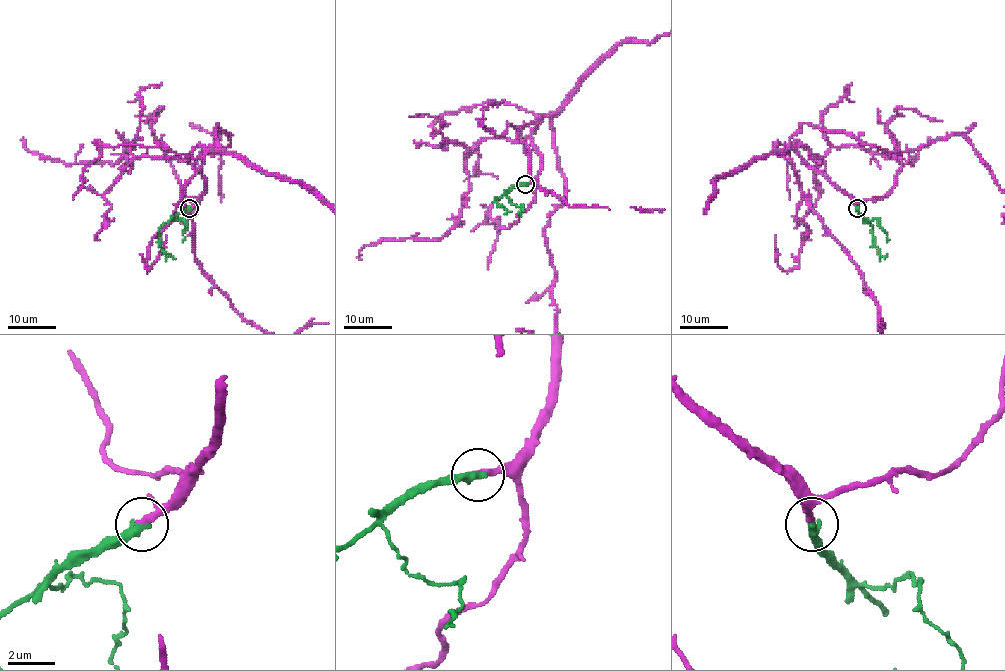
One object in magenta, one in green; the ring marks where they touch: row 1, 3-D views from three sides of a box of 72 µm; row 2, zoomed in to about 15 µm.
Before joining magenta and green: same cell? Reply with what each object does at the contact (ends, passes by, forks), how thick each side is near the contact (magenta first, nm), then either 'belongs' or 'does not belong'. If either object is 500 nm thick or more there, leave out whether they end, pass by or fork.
magenta passes by; green ends there; 220 nm thick on the magenta side, 400 nm on the other; belongs

